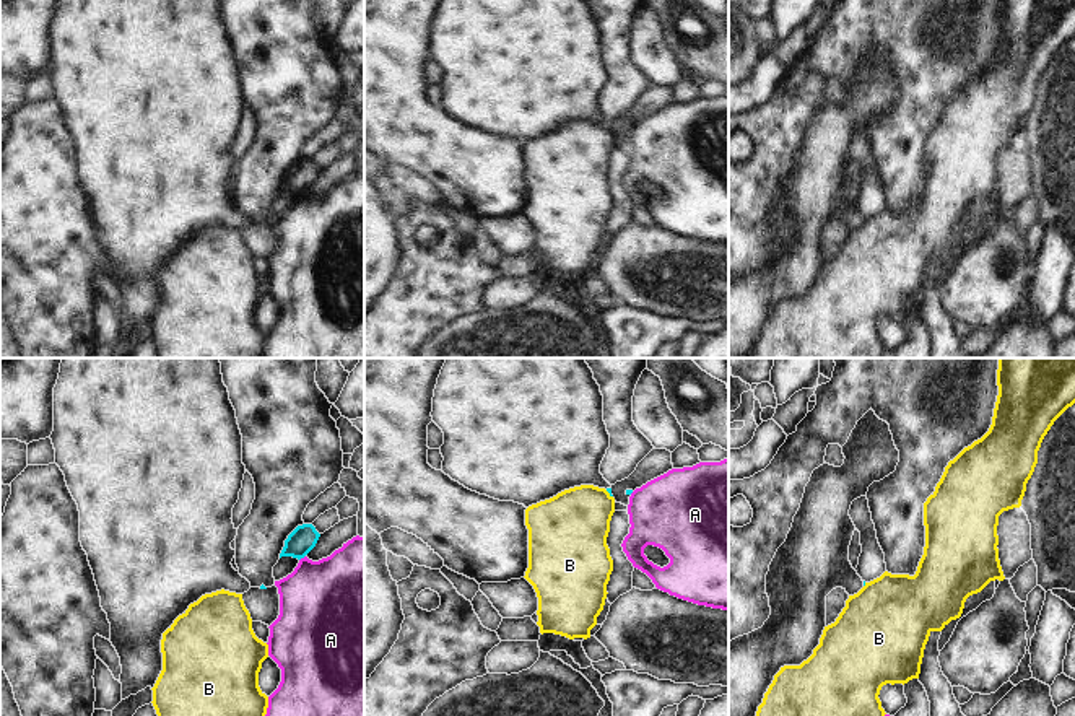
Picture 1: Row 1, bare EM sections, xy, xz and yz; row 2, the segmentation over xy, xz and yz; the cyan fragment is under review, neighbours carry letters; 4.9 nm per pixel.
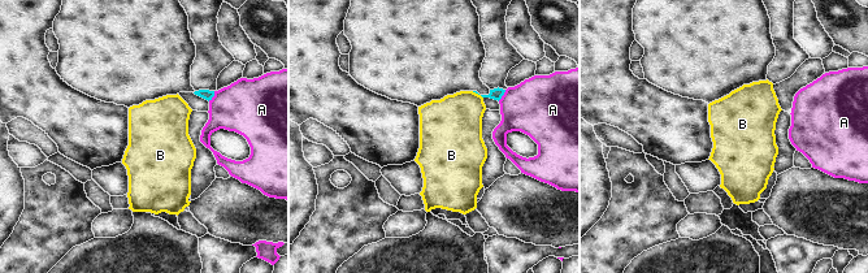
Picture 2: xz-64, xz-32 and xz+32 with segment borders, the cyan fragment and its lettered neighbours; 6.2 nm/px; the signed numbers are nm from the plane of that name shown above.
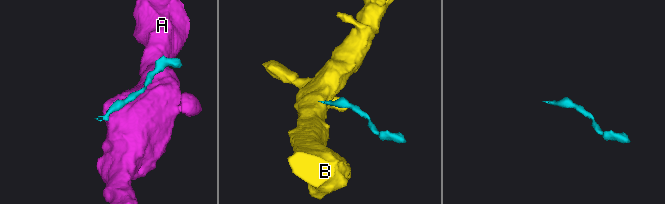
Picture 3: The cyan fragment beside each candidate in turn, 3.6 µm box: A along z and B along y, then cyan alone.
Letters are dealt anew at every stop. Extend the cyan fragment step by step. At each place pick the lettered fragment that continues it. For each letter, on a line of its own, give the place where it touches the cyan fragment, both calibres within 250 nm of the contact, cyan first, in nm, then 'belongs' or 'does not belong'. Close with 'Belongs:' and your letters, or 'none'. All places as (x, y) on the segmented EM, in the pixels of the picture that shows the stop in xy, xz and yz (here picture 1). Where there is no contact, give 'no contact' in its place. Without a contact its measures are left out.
A: xy (301, 557) | 140/420 nm | does not belong
B: xz (609, 492) | 20/360 nm | does not belong
Belongs: none

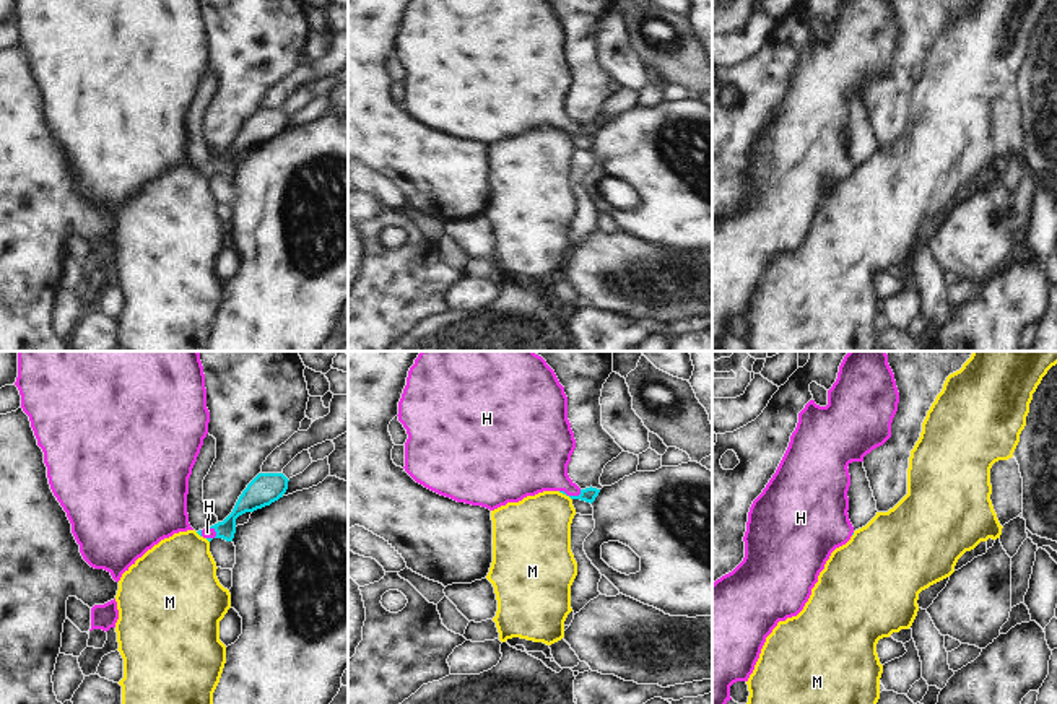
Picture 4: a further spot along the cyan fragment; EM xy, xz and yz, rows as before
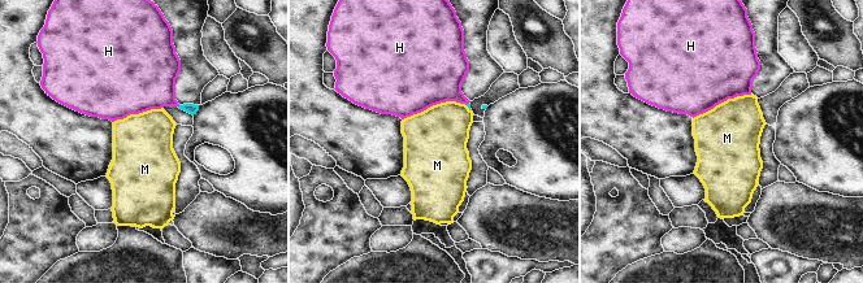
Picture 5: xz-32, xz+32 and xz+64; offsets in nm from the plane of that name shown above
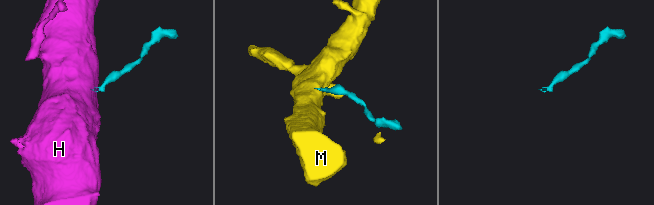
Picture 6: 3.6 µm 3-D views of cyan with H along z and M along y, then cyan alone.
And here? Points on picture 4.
H: xz (571, 496) | 70/320 nm | belongs
M: xz (565, 493) | 20/360 nm | does not belong
Belongs: H

